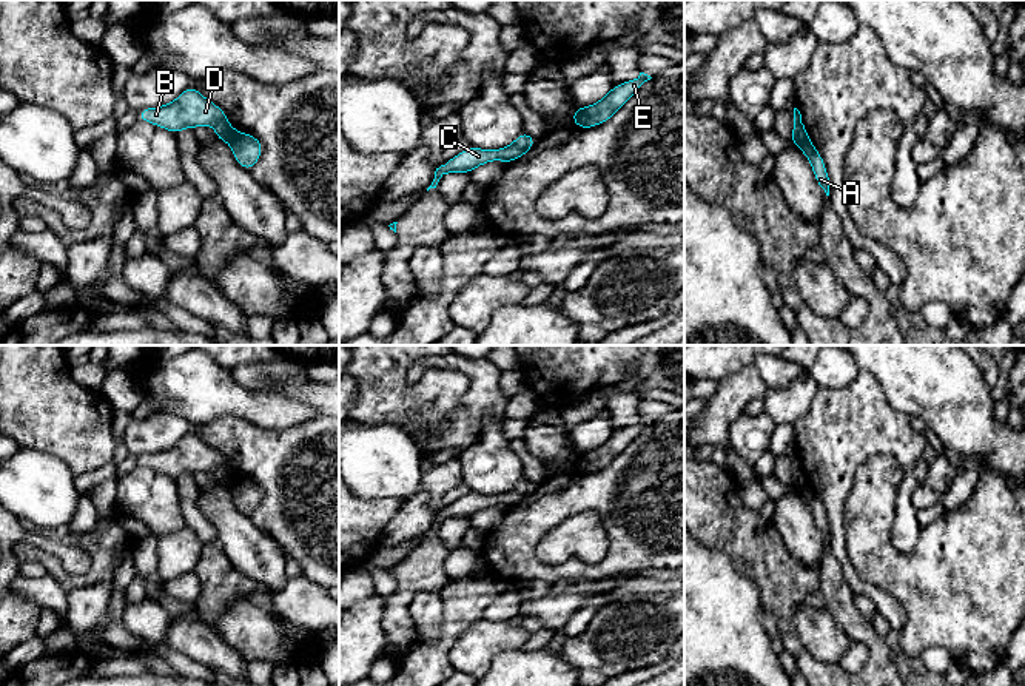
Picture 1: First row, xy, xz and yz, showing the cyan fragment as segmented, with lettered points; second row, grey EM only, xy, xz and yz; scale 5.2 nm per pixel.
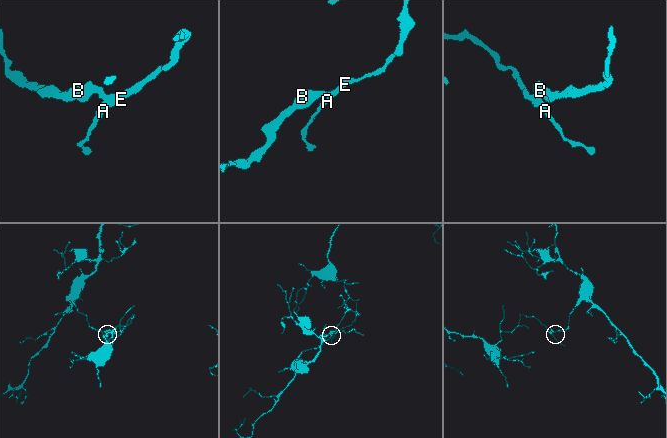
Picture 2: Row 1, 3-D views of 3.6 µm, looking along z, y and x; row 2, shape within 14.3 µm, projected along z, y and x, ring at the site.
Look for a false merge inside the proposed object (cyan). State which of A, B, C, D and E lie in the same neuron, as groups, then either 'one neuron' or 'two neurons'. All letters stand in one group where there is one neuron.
A E / B C D | two neurons

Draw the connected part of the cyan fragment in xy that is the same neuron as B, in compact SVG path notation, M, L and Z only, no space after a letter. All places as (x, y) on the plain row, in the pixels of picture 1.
M193 430L171 449L137 456L137 466L162 472L174 481L183 473L214 472L216 483L228 489L237 479L223 455L205 444Z

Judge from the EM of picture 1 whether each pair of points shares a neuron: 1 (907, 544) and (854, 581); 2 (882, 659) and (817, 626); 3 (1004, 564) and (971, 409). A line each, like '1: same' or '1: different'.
1: same
2: different
3: different

